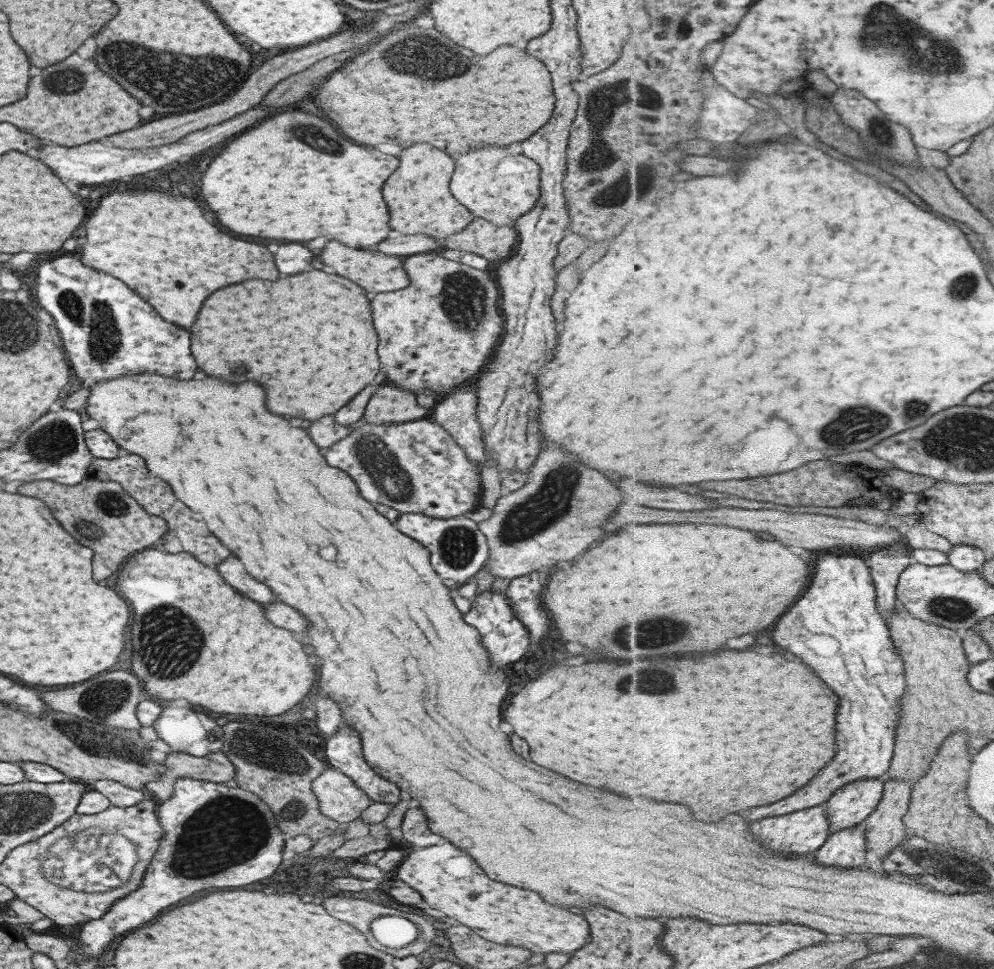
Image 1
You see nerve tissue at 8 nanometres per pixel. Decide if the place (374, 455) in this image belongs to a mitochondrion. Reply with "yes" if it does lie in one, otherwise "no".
yes

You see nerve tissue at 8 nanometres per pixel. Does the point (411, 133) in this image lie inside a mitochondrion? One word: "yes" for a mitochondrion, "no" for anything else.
no

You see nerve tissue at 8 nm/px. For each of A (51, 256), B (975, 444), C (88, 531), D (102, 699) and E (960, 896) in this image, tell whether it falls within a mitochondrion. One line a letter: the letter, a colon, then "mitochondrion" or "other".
A: other
B: mitochondrion
C: mitochondrion
D: mitochondrion
E: other

